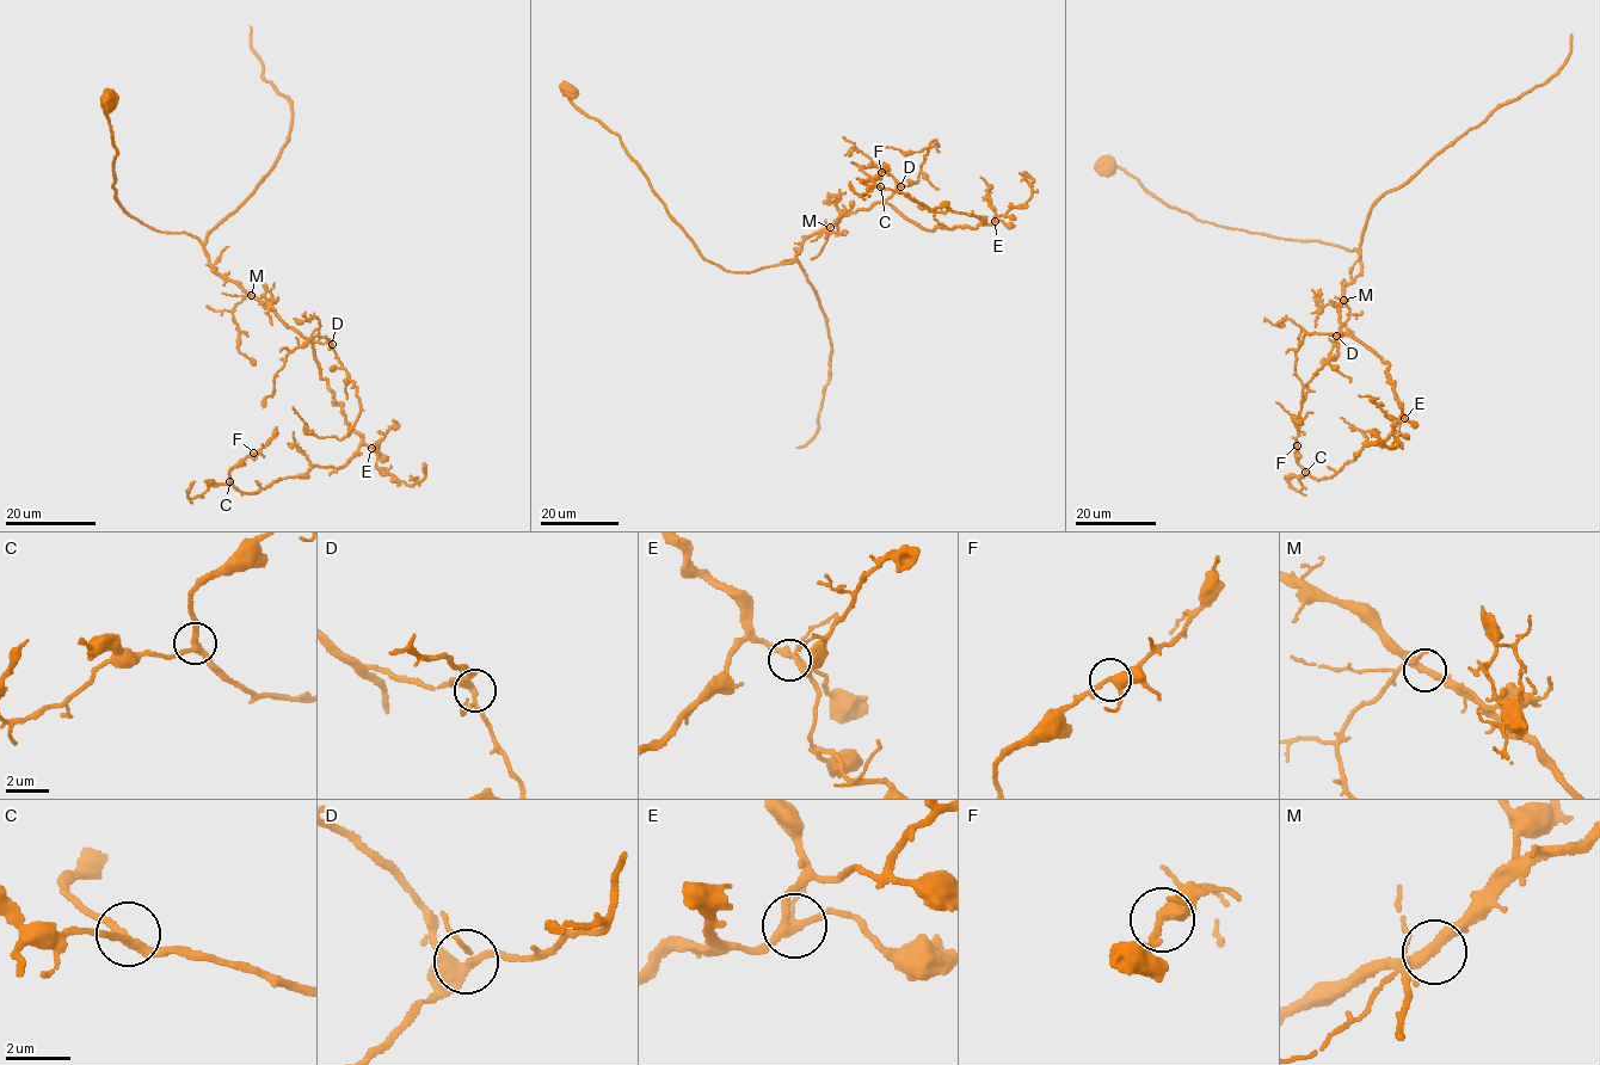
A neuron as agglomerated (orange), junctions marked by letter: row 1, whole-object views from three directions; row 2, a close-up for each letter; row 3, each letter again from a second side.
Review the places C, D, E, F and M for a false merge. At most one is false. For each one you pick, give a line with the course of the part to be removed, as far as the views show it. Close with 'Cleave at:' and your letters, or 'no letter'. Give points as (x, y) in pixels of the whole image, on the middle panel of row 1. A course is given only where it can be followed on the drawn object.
Cleave at: no letter

